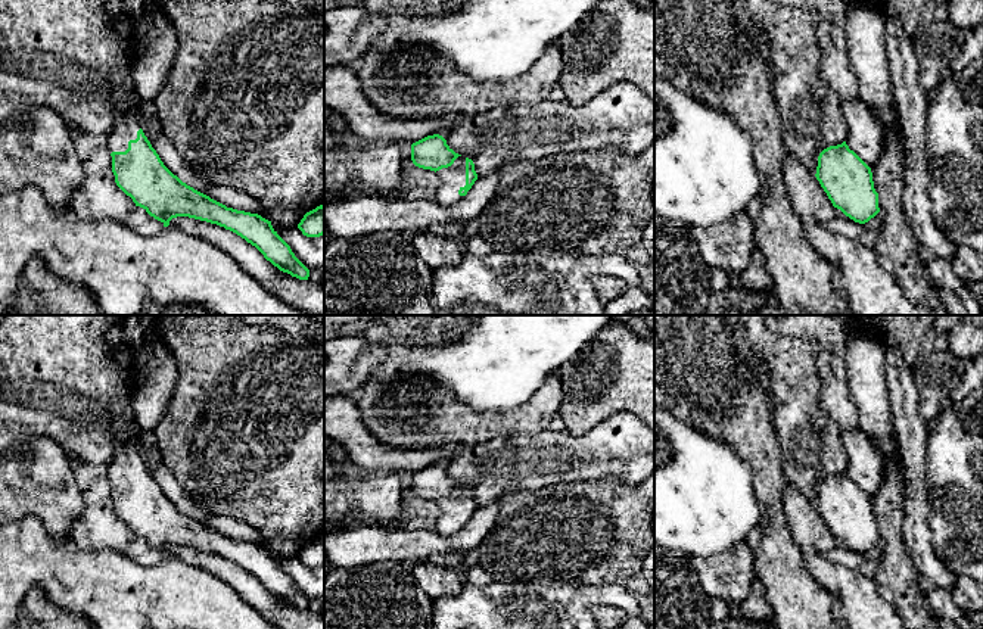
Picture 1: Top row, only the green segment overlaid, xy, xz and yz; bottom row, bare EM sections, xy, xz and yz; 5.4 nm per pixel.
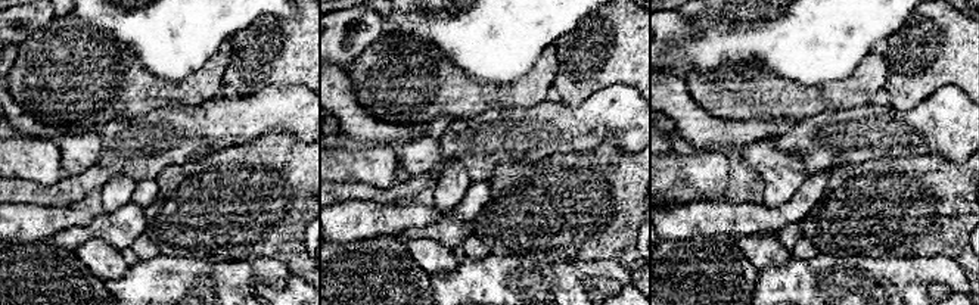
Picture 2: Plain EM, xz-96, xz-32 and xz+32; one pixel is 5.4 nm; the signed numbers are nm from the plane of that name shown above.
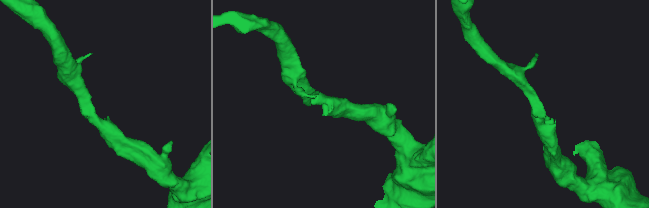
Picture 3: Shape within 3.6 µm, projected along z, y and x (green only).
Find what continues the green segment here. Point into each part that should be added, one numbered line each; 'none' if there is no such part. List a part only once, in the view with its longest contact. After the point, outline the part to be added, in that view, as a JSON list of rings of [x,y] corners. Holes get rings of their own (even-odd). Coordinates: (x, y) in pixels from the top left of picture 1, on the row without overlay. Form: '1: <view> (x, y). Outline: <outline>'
1: xz (451, 508). Outline: [[[458,486],[448,498],[436,501],[439,507],[438,514],[438,533],[445,538],[458,533],[464,526],[458,520],[466,516],[466,488]]]

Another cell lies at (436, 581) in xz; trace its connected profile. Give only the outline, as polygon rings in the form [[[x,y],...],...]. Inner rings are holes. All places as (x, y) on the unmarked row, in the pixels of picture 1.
[[[414,563],[411,564],[411,573],[421,591],[432,600],[454,597],[464,588],[458,573],[442,566]]]

